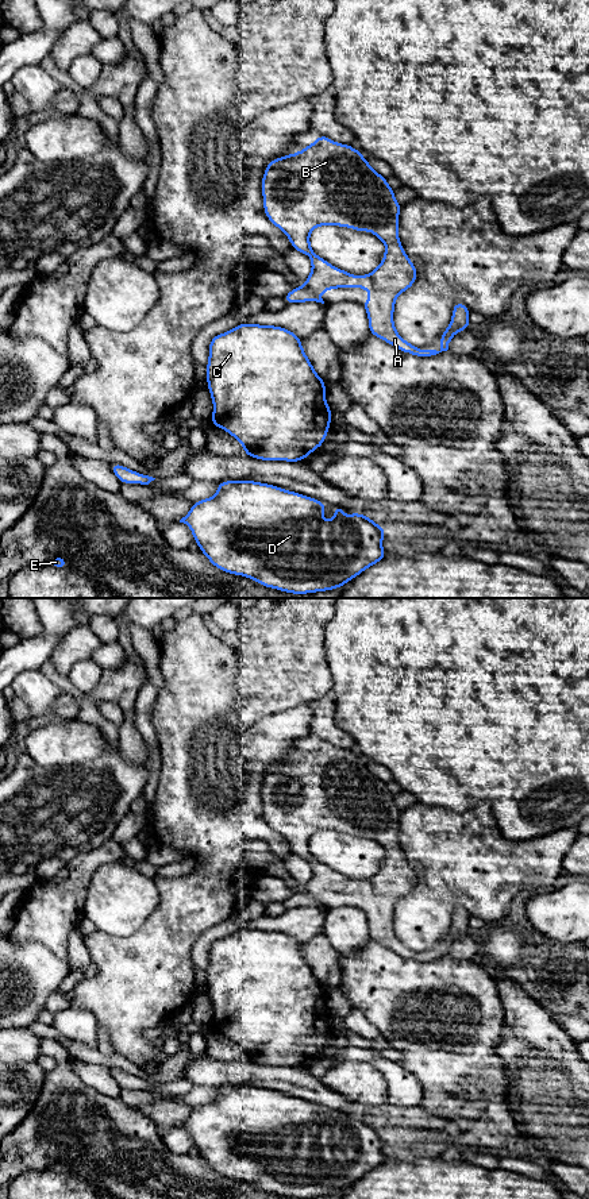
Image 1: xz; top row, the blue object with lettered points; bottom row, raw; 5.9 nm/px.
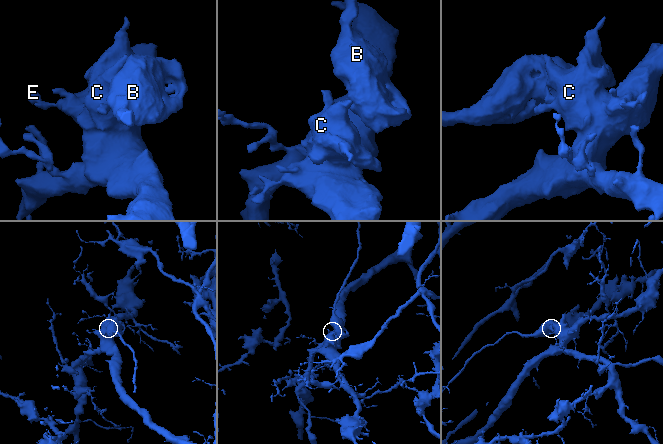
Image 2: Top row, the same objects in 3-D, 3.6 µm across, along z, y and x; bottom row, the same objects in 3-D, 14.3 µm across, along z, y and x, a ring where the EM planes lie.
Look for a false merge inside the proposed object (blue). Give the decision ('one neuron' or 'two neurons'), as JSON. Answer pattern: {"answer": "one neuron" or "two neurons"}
{"answer": "two neurons"}

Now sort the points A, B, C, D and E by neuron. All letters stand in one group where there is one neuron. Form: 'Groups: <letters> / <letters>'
Groups: A B / C D E

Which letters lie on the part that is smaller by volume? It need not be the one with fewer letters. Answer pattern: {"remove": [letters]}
{"remove": ["A", "B"]}

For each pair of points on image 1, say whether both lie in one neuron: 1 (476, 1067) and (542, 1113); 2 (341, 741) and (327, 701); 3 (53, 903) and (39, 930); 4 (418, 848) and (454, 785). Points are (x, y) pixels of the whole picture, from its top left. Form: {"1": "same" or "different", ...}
{"1": "different", "2": "same", "3": "same", "4": "different"}

